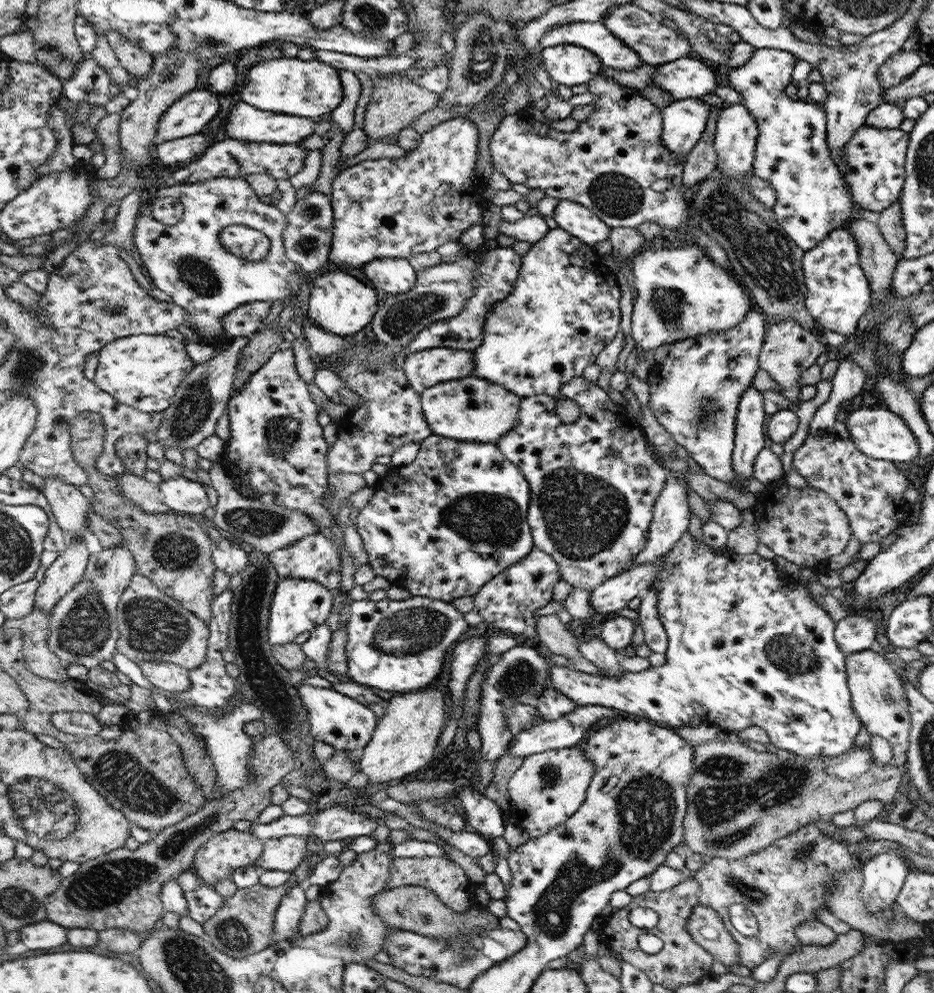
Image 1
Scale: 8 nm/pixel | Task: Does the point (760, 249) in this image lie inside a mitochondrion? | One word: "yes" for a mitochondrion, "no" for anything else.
yes

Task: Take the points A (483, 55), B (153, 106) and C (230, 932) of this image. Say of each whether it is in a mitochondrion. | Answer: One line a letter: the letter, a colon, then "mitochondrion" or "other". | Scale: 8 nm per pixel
A: mitochondrion
B: other
C: mitochondrion

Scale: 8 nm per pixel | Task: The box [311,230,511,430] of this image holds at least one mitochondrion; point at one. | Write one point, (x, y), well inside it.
(401, 317)

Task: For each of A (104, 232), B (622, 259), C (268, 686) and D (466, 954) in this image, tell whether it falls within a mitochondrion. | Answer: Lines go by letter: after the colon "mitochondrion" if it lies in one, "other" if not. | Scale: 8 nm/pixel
A: other
B: other
C: mitochondrion
D: mitochondrion

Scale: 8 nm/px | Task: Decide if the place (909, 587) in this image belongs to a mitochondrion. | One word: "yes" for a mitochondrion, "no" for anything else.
no

